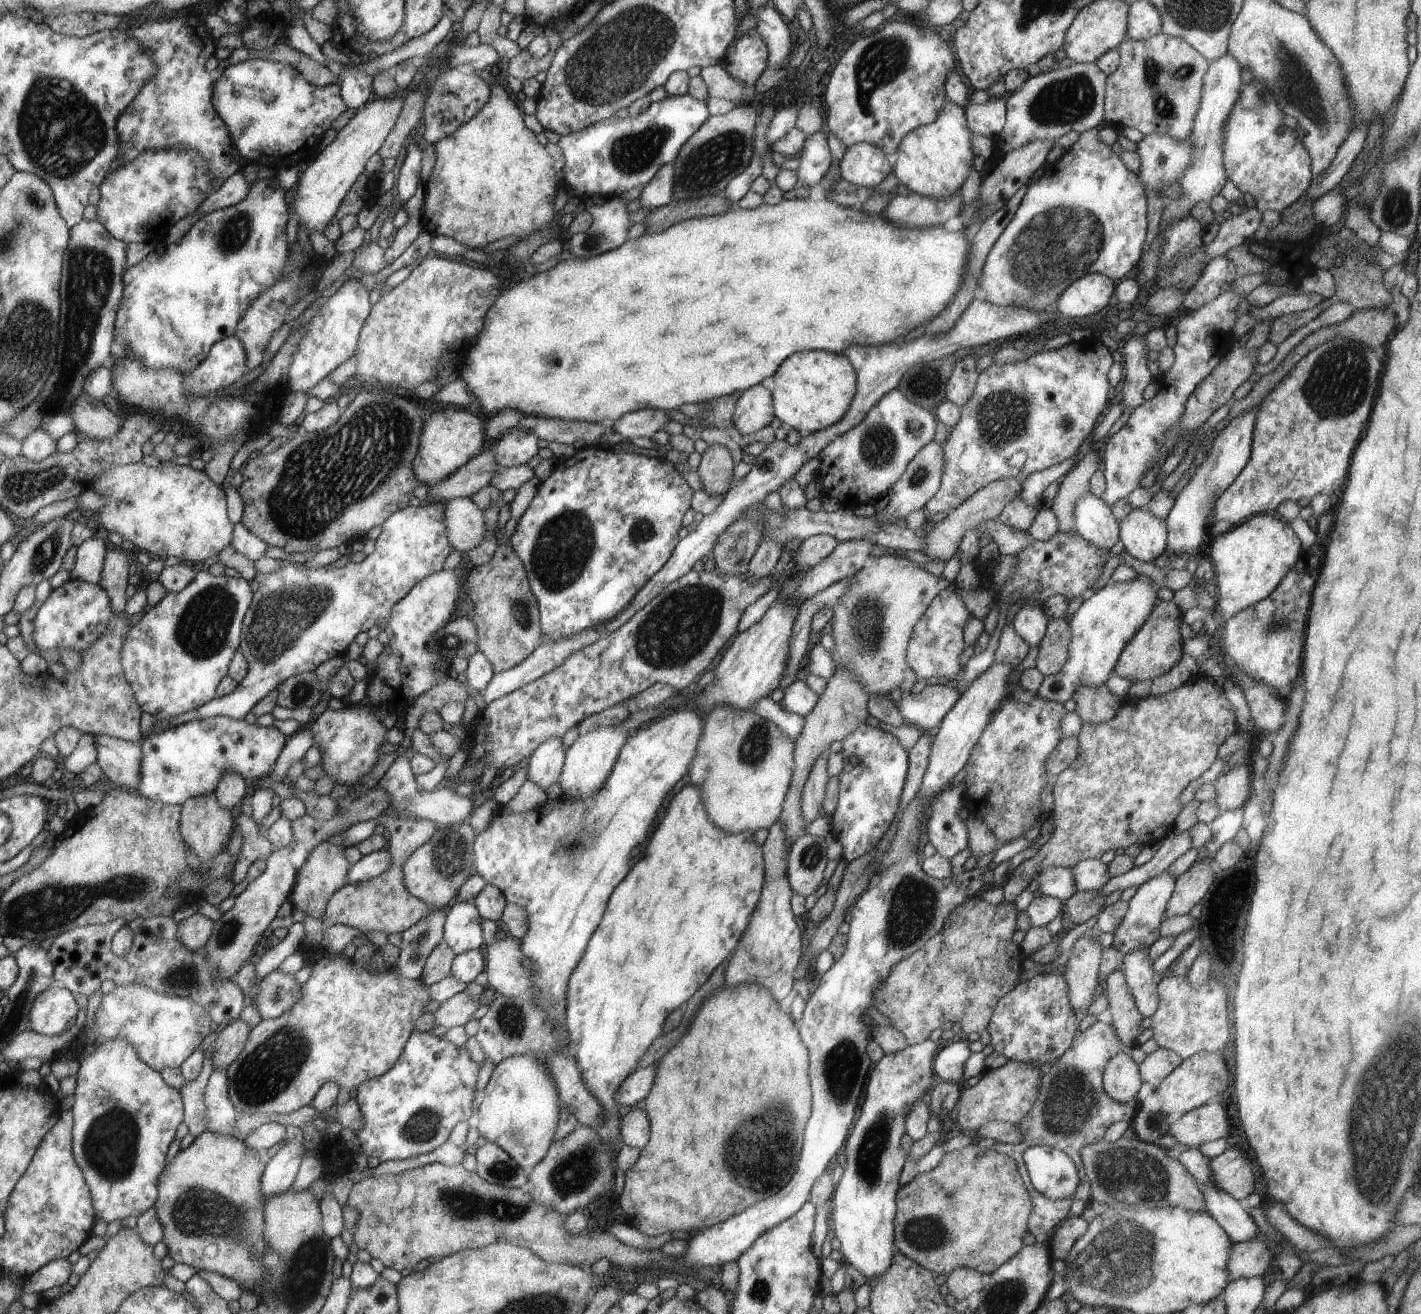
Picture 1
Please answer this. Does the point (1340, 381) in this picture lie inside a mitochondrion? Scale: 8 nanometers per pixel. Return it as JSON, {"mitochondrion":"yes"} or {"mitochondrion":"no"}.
{"mitochondrion":"yes"}

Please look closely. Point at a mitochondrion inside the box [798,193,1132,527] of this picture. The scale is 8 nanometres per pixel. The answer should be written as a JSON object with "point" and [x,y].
{"point":[1056,244]}

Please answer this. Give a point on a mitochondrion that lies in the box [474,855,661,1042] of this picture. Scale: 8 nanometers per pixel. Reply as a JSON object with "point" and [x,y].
{"point":[513,1023]}

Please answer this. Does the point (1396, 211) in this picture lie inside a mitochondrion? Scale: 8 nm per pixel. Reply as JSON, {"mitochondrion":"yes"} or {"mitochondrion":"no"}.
{"mitochondrion":"yes"}

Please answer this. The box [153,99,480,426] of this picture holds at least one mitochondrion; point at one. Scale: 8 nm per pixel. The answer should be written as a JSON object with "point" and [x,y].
{"point":[231,238]}

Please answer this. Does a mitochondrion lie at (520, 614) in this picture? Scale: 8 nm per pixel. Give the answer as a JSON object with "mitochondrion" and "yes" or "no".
{"mitochondrion":"yes"}

